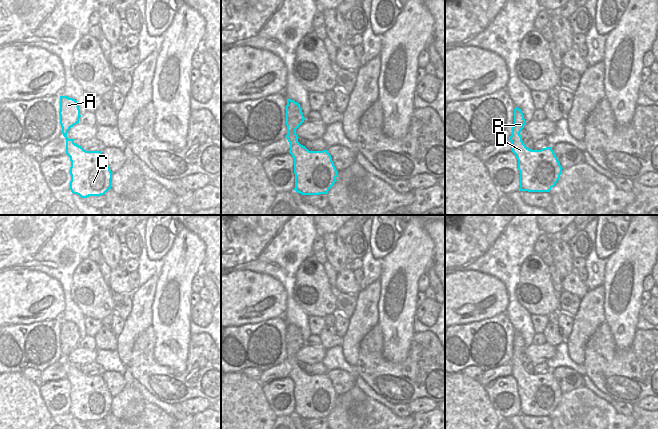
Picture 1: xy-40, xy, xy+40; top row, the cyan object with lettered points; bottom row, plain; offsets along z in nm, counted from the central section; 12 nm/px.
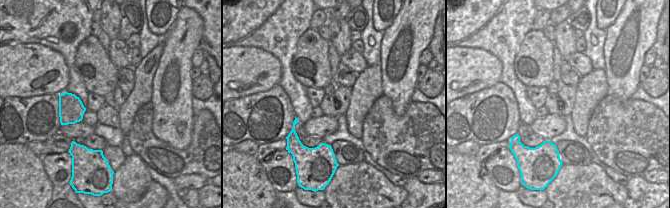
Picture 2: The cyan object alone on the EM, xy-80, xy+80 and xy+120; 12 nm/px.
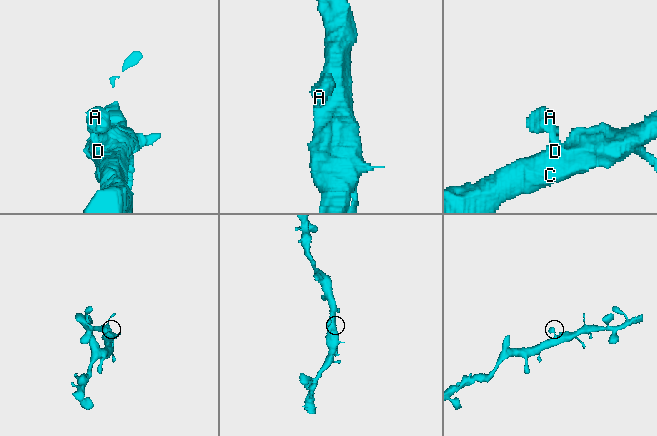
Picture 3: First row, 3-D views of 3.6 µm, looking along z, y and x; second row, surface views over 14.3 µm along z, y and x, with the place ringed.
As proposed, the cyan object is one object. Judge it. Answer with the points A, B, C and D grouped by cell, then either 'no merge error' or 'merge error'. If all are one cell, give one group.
A B C D | no merge error

